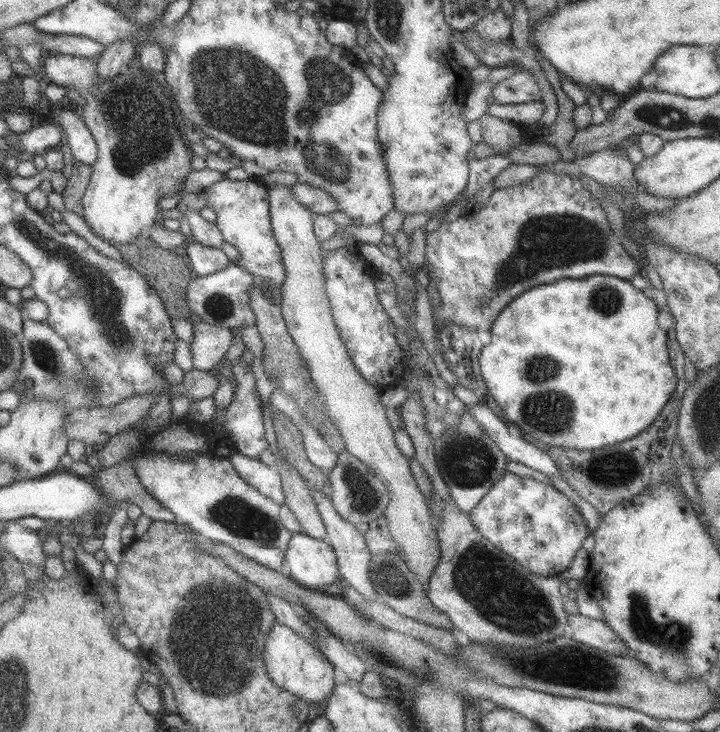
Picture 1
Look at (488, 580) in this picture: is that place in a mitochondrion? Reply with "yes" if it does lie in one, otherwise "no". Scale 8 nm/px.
yes

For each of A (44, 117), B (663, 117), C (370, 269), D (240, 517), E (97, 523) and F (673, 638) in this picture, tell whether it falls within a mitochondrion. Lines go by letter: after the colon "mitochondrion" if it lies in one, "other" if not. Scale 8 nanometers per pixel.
A: other
B: mitochondrion
C: other
D: mitochondrion
E: other
F: mitochondrion

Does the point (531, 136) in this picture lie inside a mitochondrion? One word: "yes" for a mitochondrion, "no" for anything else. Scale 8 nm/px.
no

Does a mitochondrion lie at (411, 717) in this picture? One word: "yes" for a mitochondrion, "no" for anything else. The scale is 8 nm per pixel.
no

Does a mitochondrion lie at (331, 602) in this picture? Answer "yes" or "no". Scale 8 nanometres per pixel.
no

